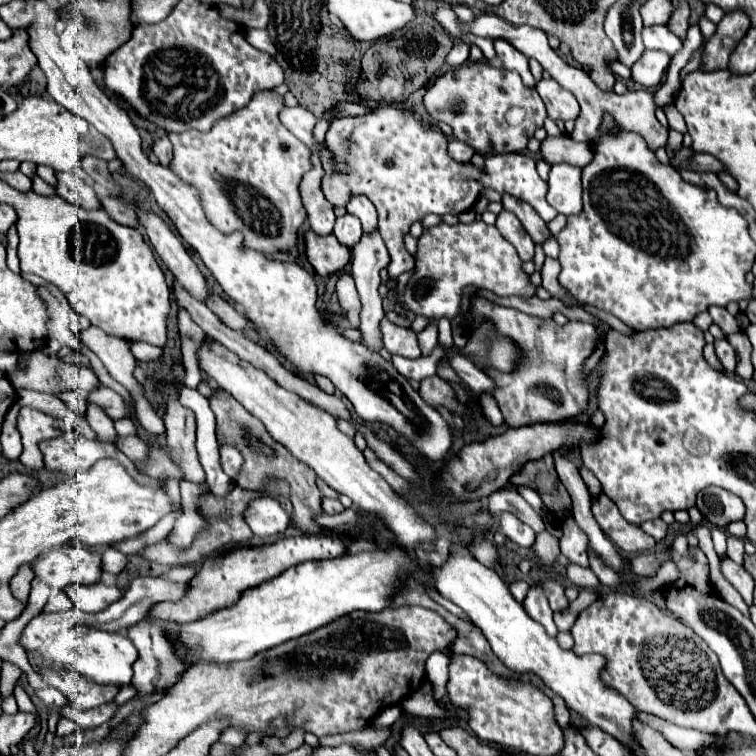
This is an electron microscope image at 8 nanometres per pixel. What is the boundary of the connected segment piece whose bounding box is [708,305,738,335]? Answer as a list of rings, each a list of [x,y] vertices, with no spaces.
[[[714,305],[714,307],[710,307],[708,311],[710,311],[710,315],[712,315],[714,323],[716,323],[716,325],[720,325],[720,327],[722,327],[722,331],[724,331],[726,335],[730,335],[730,333],[736,333],[736,331],[738,331],[736,319],[734,319],[734,317],[724,309],[724,307]]]

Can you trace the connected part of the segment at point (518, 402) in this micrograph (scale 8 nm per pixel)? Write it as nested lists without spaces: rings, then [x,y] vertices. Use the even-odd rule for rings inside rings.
[[[474,299],[476,325],[484,317],[490,317],[498,331],[512,337],[522,349],[522,363],[514,373],[502,373],[496,369],[486,371],[496,379],[496,393],[492,393],[502,409],[504,421],[510,427],[522,427],[532,423],[554,423],[566,417],[574,417],[586,407],[588,391],[582,377],[582,361],[592,353],[598,333],[594,325],[568,321],[566,325],[556,325],[552,319],[538,319],[516,309],[492,305],[484,299]]]

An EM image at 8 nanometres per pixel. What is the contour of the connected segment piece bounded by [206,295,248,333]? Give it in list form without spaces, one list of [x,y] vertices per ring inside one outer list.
[[[212,295],[212,301],[206,301],[206,305],[208,305],[212,311],[216,311],[216,315],[222,319],[222,323],[228,325],[230,329],[234,329],[234,331],[238,331],[238,333],[244,333],[244,331],[246,331],[246,325],[248,325],[246,317],[244,317],[242,313],[238,313],[238,311],[236,311],[228,301],[224,301],[222,297]]]

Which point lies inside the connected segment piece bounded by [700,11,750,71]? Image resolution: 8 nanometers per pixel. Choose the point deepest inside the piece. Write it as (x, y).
(717, 51)

